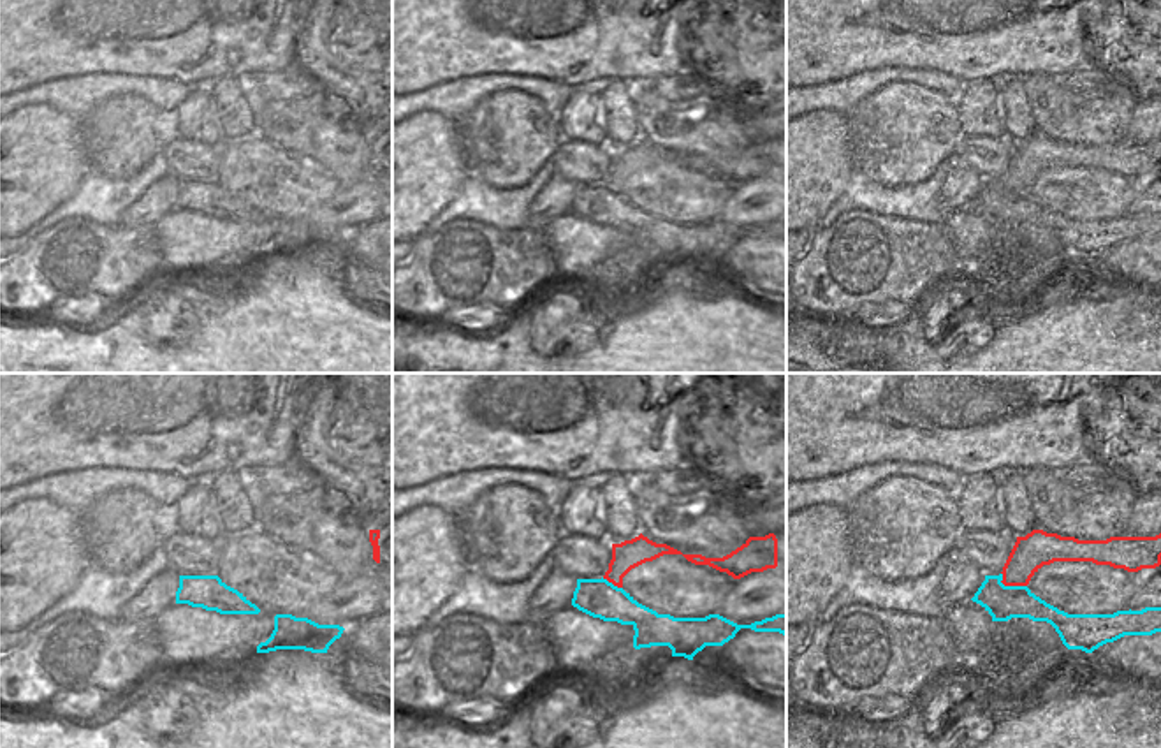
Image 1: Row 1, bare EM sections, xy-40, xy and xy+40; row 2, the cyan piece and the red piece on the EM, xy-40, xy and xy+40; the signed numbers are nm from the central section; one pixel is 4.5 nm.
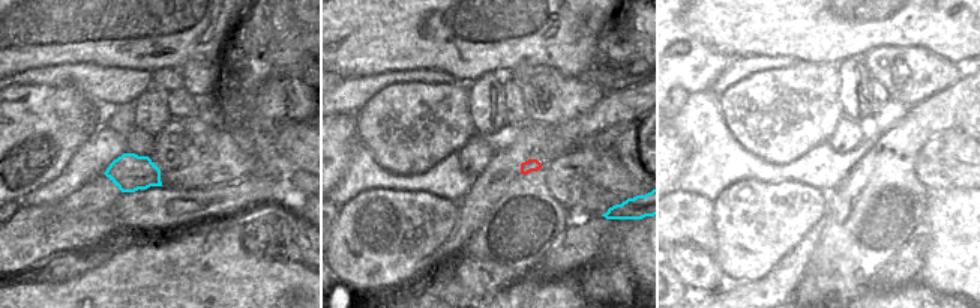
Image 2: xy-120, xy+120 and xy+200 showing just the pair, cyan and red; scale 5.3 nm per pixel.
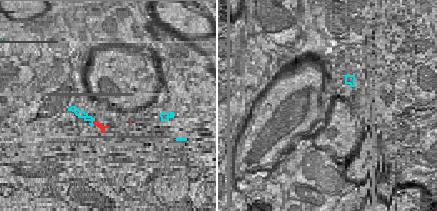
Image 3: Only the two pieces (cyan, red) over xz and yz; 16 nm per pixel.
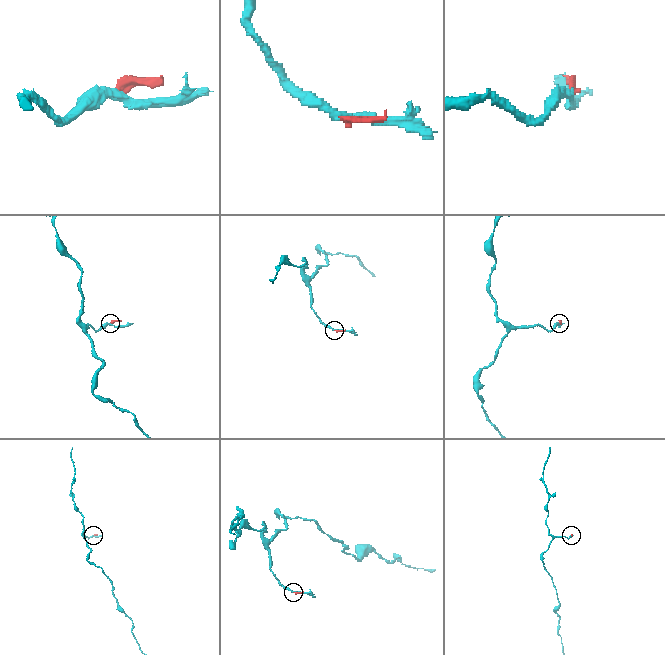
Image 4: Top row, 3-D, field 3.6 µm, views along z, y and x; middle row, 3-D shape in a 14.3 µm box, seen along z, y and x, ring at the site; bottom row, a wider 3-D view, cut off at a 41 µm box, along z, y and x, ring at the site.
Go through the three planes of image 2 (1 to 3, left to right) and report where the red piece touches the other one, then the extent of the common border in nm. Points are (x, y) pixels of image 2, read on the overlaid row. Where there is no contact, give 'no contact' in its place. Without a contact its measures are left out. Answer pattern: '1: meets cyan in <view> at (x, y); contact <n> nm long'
1: no contact
2: no contact
3: no contact

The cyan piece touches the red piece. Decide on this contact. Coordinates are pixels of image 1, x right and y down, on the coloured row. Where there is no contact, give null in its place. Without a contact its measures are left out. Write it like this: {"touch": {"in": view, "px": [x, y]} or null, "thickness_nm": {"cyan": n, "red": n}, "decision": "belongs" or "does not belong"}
{"touch": {"in": "xy+40", "px": [1010, 586]}, "thickness_nm": {"cyan": 160, "red": 160}, "decision": "does not belong"}

